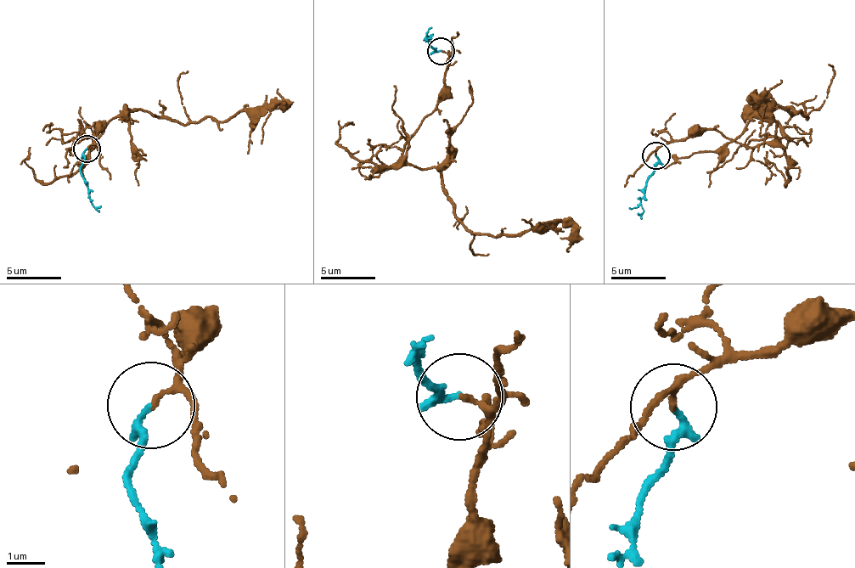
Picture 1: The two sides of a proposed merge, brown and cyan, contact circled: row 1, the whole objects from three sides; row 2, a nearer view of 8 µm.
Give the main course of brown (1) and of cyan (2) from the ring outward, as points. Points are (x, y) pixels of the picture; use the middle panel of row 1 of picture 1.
1: (441, 52), (449, 63), (443, 93), (407, 160), (433, 166), (470, 232), (557, 233), (569, 253)
2: (441, 52), (433, 51), (424, 37), (433, 40)

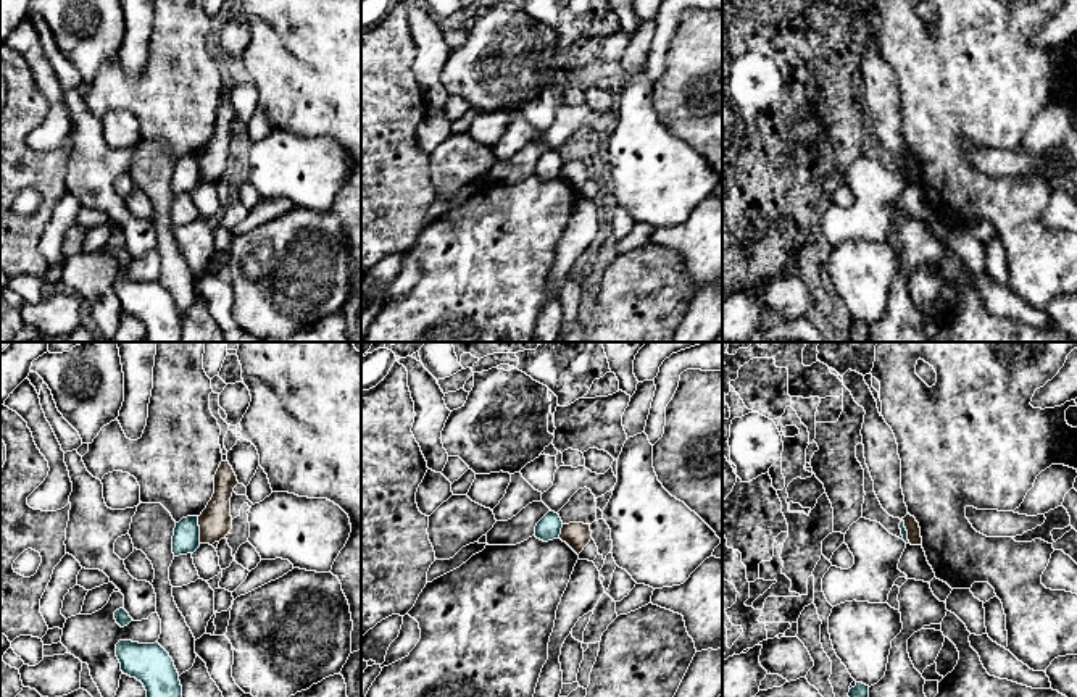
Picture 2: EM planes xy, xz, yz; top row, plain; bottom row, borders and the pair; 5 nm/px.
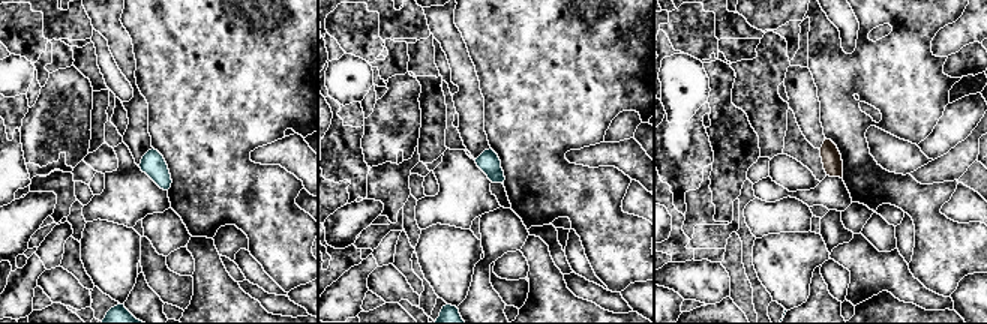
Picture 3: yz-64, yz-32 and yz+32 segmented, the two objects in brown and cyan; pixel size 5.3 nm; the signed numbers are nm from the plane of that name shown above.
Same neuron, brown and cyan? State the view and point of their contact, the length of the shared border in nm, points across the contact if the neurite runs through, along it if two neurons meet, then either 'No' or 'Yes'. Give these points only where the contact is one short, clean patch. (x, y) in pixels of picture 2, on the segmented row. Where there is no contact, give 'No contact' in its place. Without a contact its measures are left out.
Touches brown at xy (200, 530). Shared border 140 nm. Boundary: xy (197, 517), (200, 542). No

